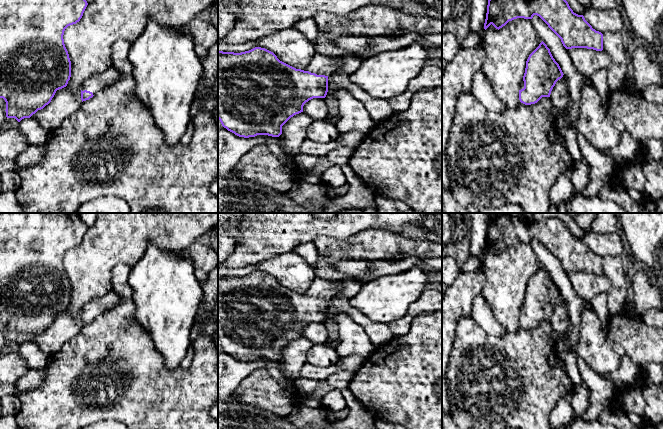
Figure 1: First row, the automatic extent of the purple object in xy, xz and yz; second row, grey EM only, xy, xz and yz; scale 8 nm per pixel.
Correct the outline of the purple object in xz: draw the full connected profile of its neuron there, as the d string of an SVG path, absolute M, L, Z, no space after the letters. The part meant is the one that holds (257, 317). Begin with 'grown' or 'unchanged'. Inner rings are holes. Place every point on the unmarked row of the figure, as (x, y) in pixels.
grown; M261 271L234 277L218 275L218 343L222 350L239 361L257 359L279 361L282 350L313 322L325 322L328 301L336 296L341 281L315 278L307 292L296 293Z

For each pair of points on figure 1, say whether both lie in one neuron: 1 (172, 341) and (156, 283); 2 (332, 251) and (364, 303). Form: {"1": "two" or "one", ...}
{"1": "one", "2": "two"}

